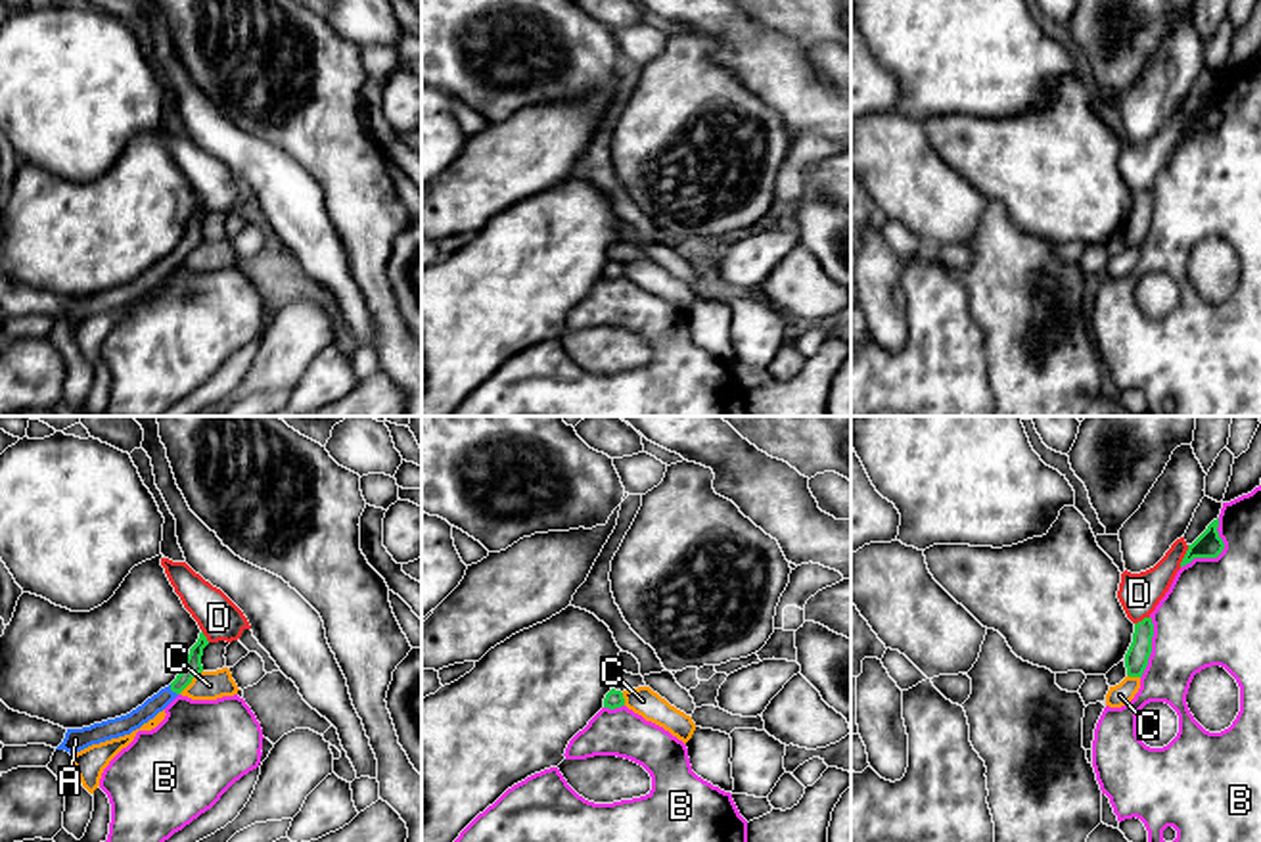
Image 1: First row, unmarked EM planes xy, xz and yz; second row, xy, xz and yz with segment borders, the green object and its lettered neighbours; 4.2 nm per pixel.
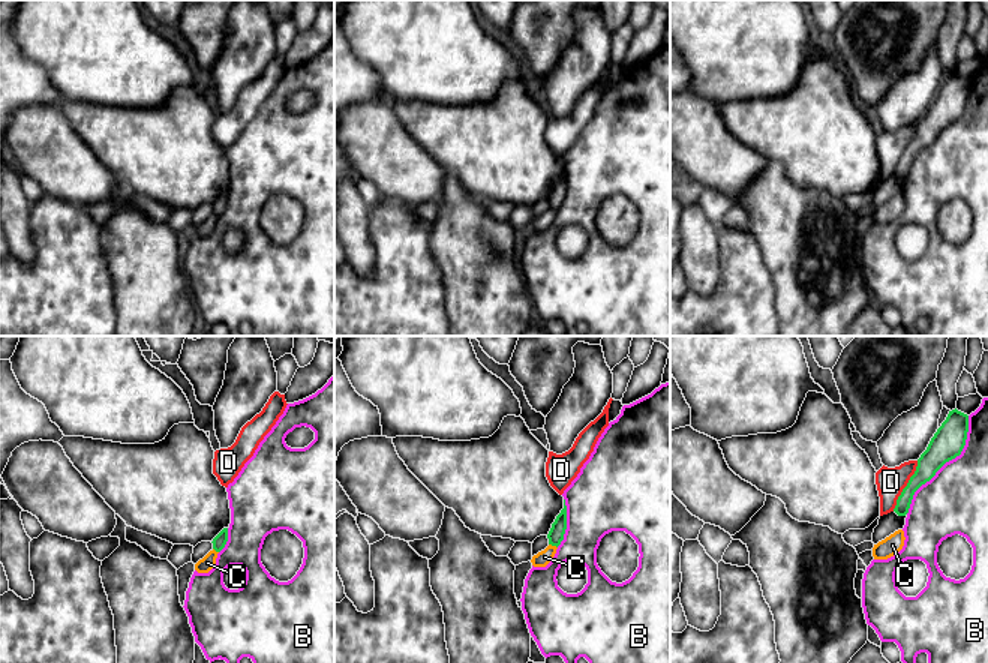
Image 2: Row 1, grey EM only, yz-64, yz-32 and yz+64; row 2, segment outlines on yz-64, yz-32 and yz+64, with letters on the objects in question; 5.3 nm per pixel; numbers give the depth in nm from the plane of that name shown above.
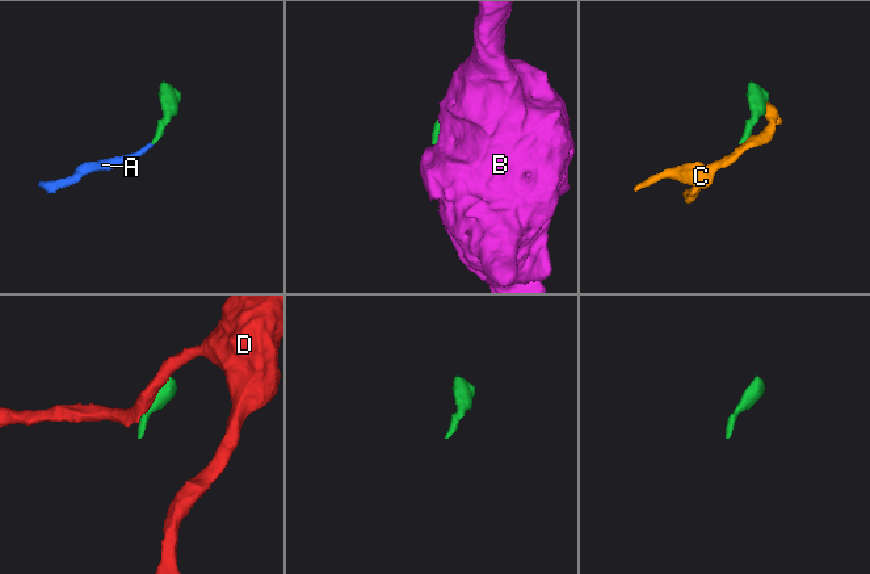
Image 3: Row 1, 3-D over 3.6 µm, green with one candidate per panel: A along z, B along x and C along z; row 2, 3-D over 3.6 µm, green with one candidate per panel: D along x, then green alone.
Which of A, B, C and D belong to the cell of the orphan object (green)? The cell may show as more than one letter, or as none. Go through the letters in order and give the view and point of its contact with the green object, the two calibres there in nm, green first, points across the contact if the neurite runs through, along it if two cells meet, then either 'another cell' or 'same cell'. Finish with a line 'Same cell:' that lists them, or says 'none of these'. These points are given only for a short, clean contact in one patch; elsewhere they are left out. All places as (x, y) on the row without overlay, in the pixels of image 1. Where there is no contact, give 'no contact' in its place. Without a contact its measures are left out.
A: xy (173, 261) | 80/80 nm | across xy (192, 238), (173, 261), (158, 273) | same cell
B: yz (1217, 125) | 110/420 nm | another cell
C: xy (190, 252) | 80/130 nm | another cell
D: yz (1185, 127) | 110/180 nm | along yz (1189, 116), (1179, 137) | another cell
Same cell: A

